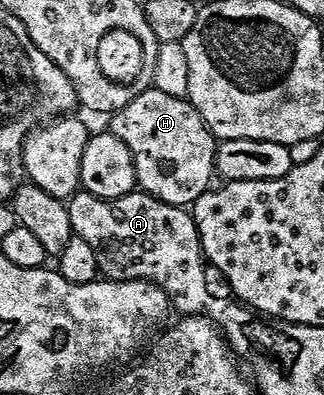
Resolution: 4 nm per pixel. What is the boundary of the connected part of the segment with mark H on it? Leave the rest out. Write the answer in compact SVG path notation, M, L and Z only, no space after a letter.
M155 86L148 88L142 90L130 105L118 112L116 135L135 157L151 156L152 159L173 167L172 172L168 173L158 168L148 170L139 167L134 178L137 178L137 187L143 193L167 205L191 207L213 187L219 141L189 100L181 95L173 96L174 92L170 90Z

